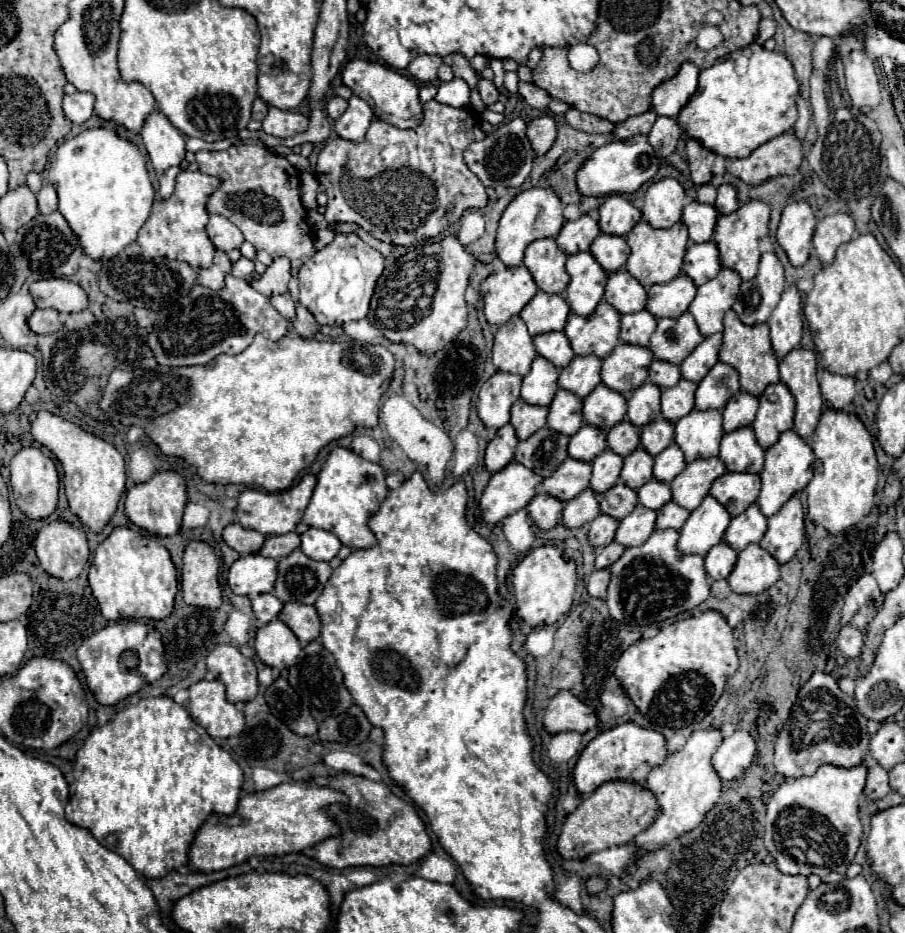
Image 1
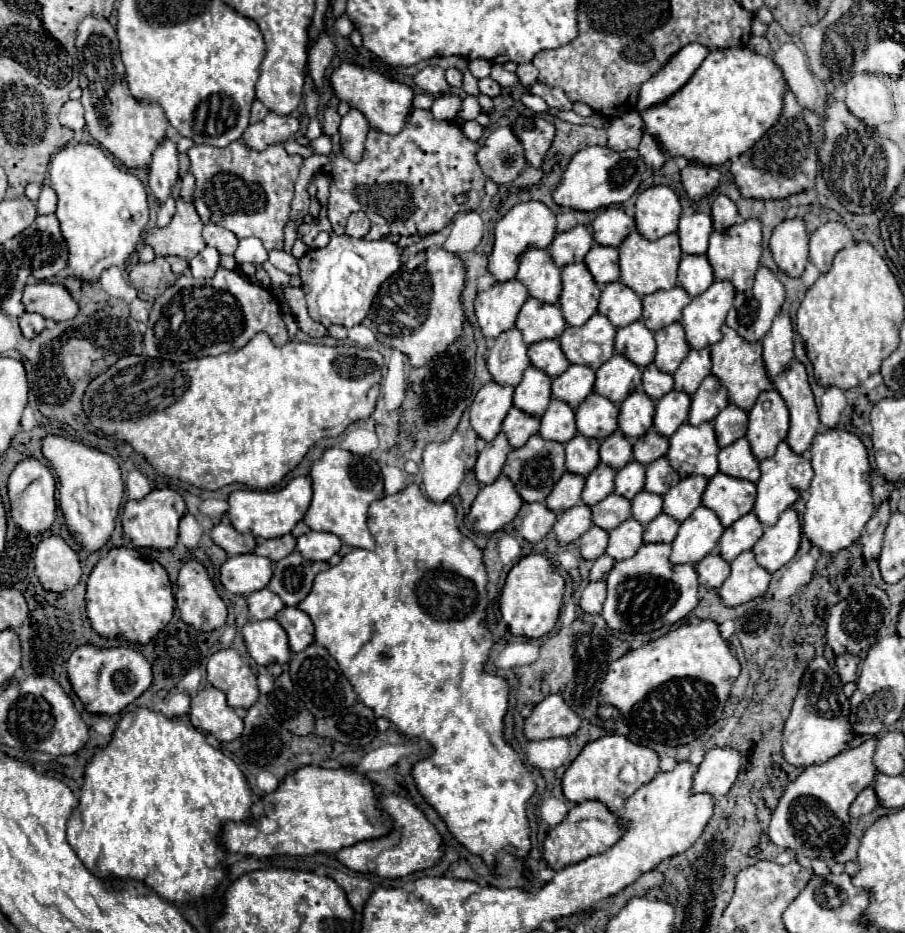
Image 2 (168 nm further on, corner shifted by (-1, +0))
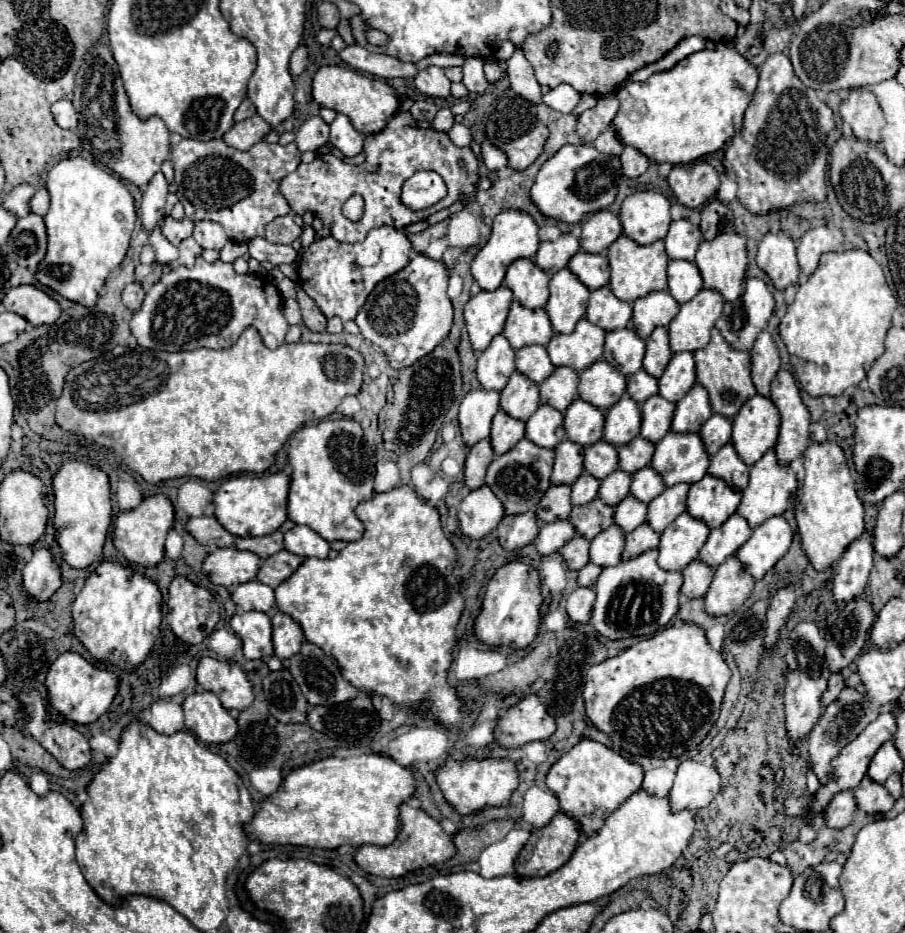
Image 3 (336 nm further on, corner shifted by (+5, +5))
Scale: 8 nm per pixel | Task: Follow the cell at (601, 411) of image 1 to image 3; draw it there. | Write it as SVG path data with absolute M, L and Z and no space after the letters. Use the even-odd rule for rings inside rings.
M577 398L565 410L563 428L565 428L565 434L571 442L589 446L589 444L595 444L603 438L603 422L605 422L605 416L599 408Z

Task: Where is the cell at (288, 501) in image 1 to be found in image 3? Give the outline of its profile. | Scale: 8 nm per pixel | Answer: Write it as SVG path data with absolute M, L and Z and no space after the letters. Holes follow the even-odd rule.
M285 472L267 476L235 476L223 480L213 494L215 518L233 536L267 536L287 520L287 482Z

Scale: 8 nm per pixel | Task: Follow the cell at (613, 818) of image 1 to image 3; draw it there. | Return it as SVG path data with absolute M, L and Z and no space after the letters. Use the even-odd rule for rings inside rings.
M559 812L547 826L539 828L539 830L533 828L527 844L517 854L515 876L517 878L539 878L539 876L547 876L547 874L555 872L557 868L561 868L571 858L575 844L579 842L579 836L581 836L579 824L573 818L565 816L563 812Z

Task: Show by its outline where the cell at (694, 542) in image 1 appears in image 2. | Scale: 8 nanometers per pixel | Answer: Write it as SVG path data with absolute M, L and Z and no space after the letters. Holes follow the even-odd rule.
M701 505L689 519L685 519L675 537L671 563L699 563L707 553L715 549L725 527L717 519L715 511Z

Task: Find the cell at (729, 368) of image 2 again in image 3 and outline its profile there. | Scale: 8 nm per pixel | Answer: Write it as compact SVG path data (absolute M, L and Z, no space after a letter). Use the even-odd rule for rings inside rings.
M715 328L711 330L711 342L705 348L693 352L693 358L695 358L697 384L707 390L713 414L721 414L725 418L733 418L741 410L743 402L747 402L747 398L757 394L753 382L751 382L751 376L749 376L749 370L751 370L749 352L733 350L725 342L725 338L719 334L719 330L715 330Z

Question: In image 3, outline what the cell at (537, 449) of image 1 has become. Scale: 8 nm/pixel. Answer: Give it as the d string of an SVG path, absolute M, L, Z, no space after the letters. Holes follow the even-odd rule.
M523 438L515 448L511 448L507 454L497 456L485 474L485 484L493 490L493 494L501 500L505 514L525 514L537 508L541 496L551 486L549 476L553 468L553 450L539 448L531 440Z

